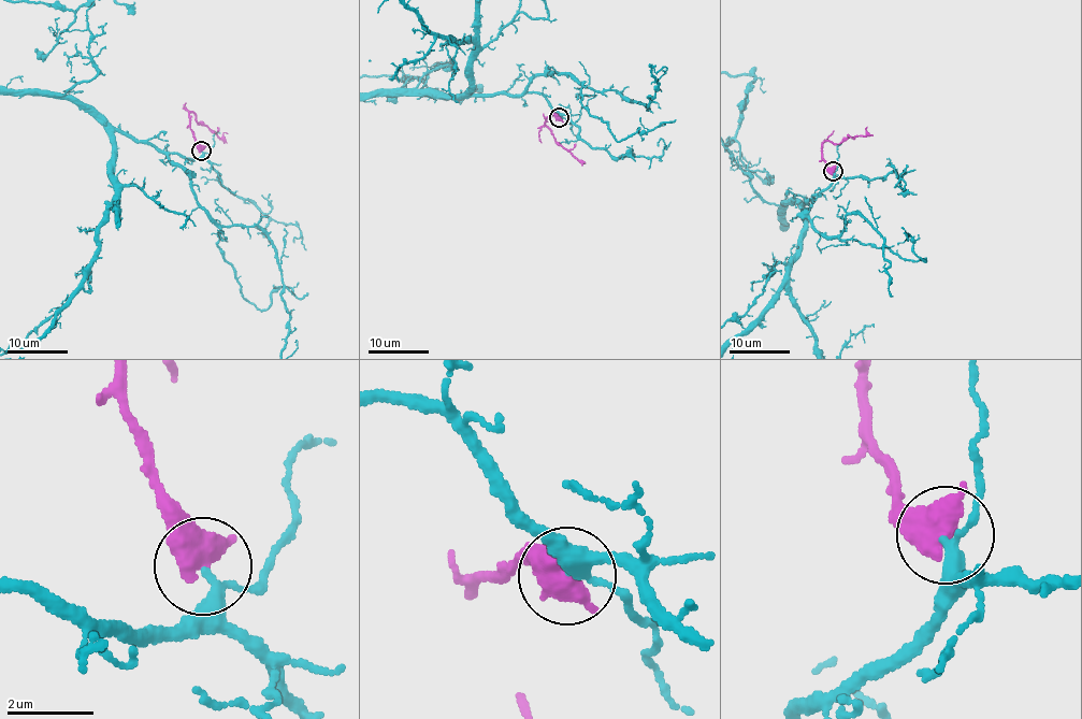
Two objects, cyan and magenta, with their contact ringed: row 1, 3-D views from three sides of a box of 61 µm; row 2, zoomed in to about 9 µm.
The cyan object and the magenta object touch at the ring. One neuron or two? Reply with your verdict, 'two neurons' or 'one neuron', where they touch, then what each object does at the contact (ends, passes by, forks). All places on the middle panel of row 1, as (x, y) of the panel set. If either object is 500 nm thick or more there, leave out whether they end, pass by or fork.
one neuron; place (559, 117)

